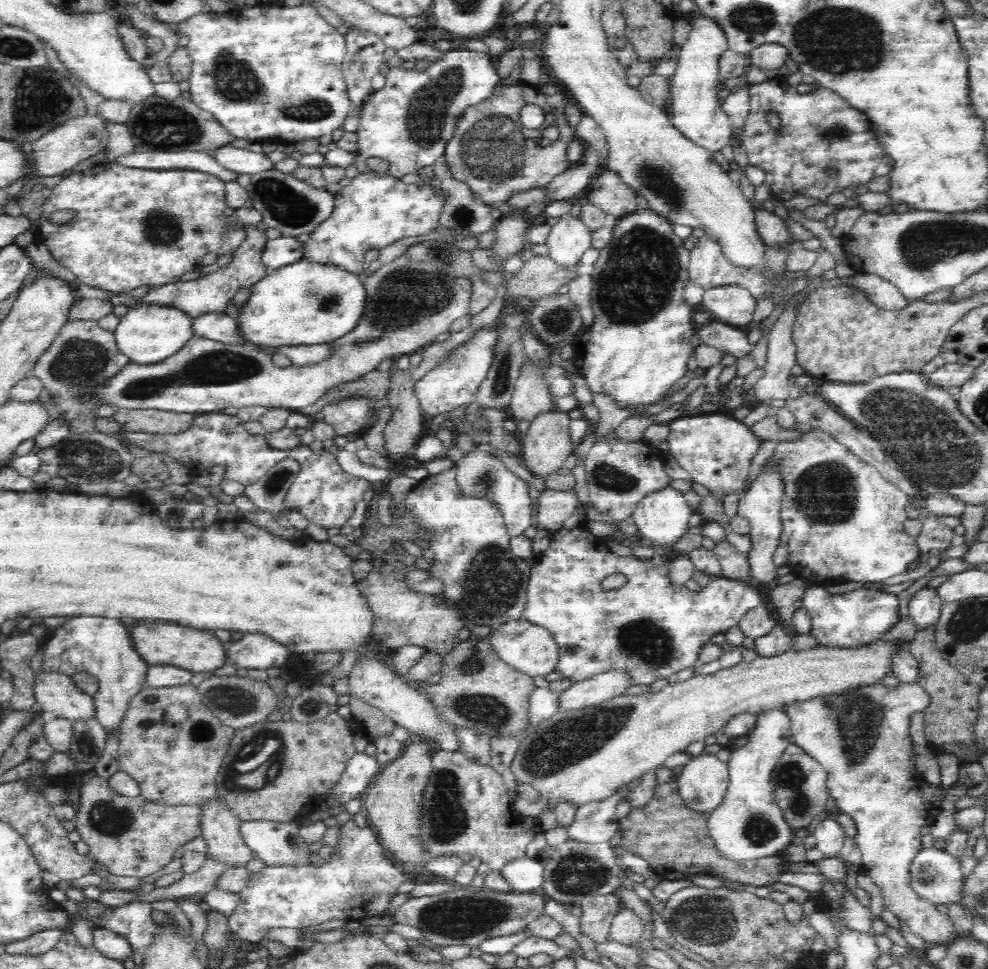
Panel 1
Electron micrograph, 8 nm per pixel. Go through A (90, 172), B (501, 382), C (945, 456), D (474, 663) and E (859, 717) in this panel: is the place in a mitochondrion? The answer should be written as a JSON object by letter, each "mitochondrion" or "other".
{"A":"other","B":"mitochondrion","C":"mitochondrion","D":"mitochondrion","E":"mitochondrion"}

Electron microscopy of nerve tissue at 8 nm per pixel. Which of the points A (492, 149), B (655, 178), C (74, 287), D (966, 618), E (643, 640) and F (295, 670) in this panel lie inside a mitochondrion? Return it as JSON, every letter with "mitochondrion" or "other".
{"A":"mitochondrion","B":"mitochondrion","C":"other","D":"mitochondrion","E":"mitochondrion","F":"other"}

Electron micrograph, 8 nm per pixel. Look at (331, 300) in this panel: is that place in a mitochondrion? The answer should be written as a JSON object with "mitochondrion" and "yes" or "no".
{"mitochondrion":"yes"}

